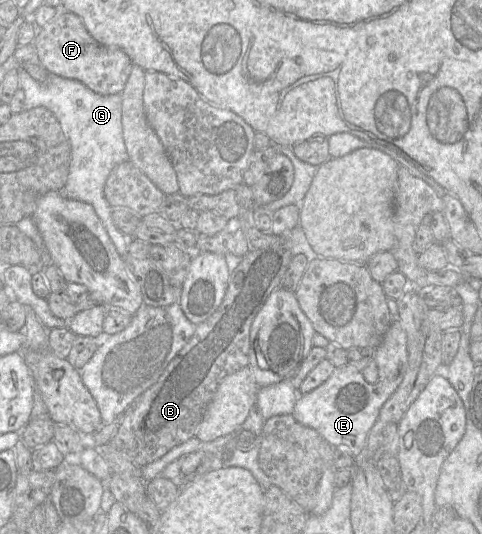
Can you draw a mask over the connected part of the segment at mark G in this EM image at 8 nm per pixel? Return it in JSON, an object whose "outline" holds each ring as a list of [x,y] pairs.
{"outline":[[[18,68],[19,88],[25,93],[23,111],[43,106],[58,119],[71,146],[70,172],[61,191],[73,200],[92,205],[104,225],[117,252],[124,256],[128,253],[130,236],[123,234],[114,224],[112,207],[104,196],[106,180],[118,164],[129,160],[122,128],[121,94],[100,95],[77,80],[63,78],[49,73],[46,82],[41,83],[30,76],[24,69]]]}

